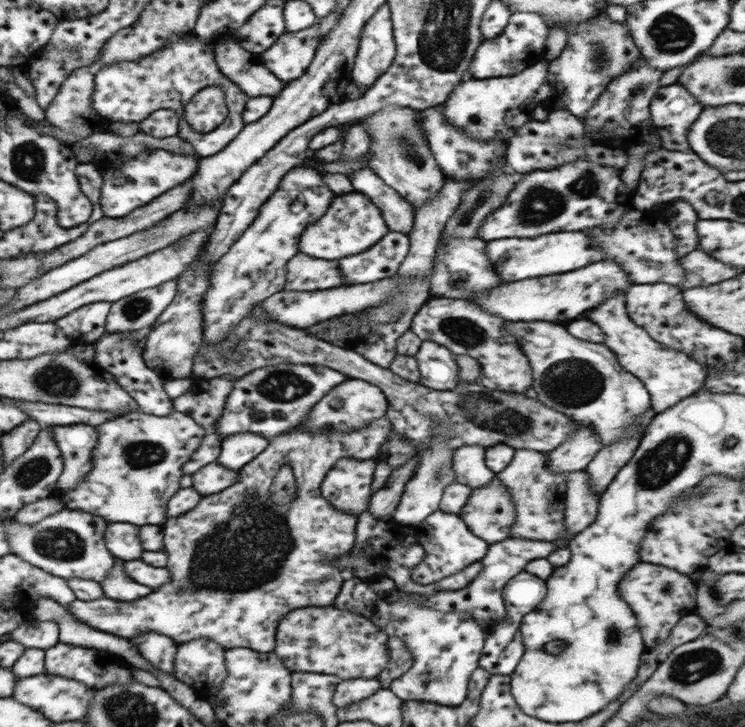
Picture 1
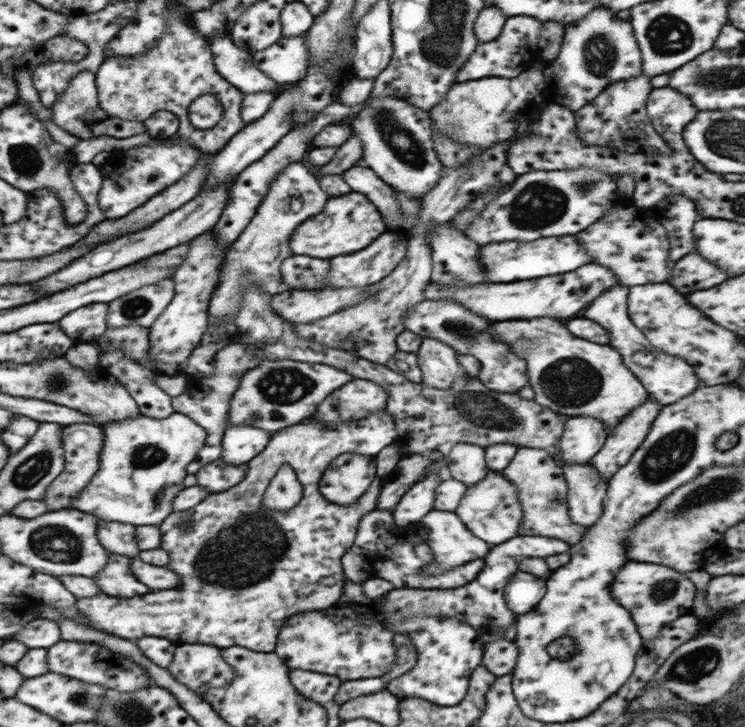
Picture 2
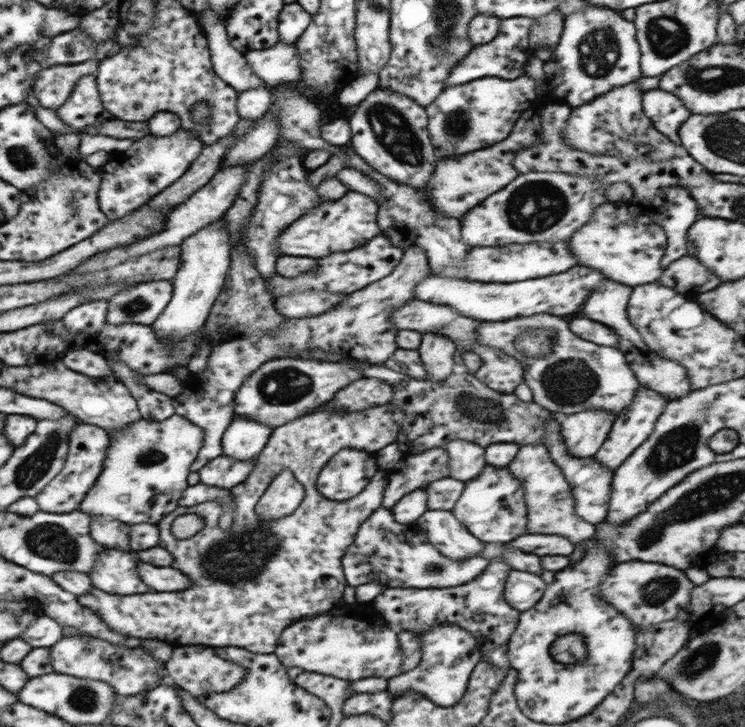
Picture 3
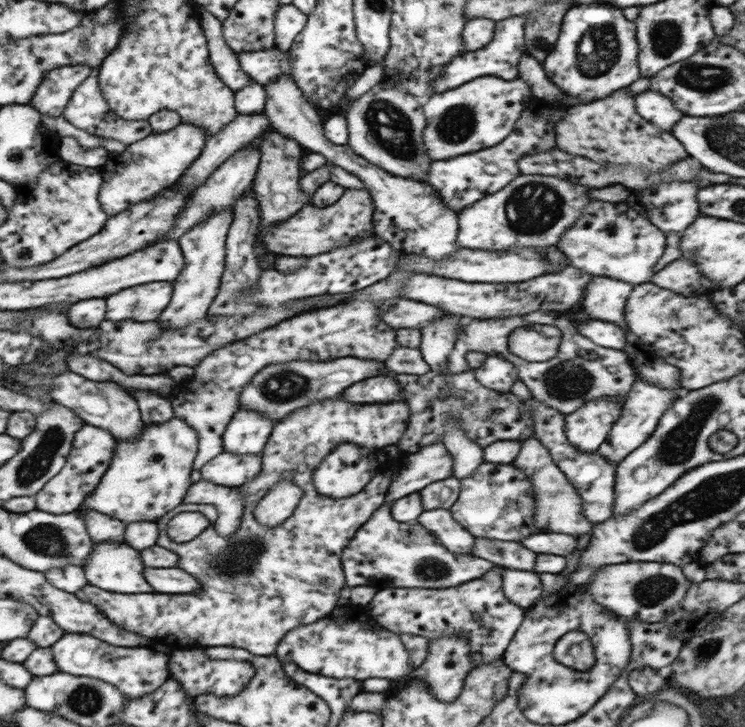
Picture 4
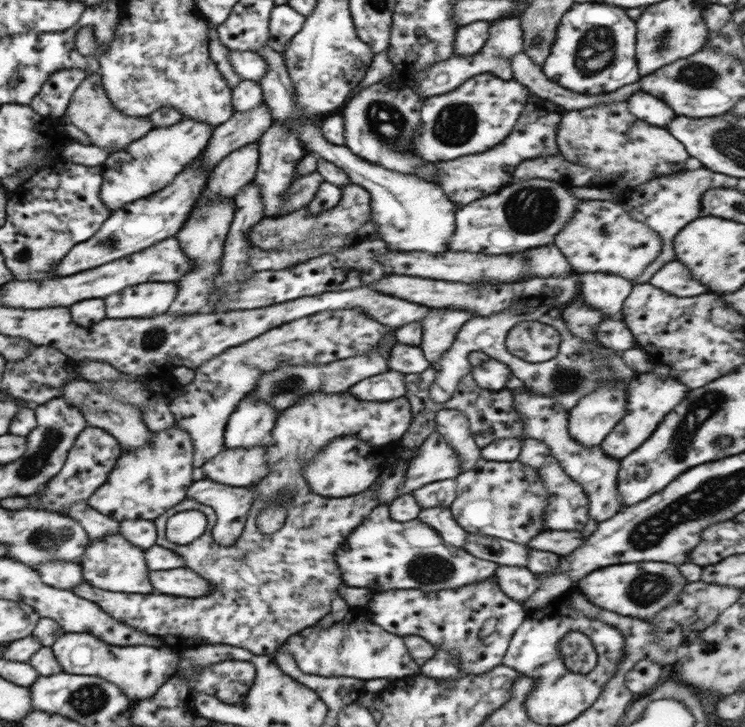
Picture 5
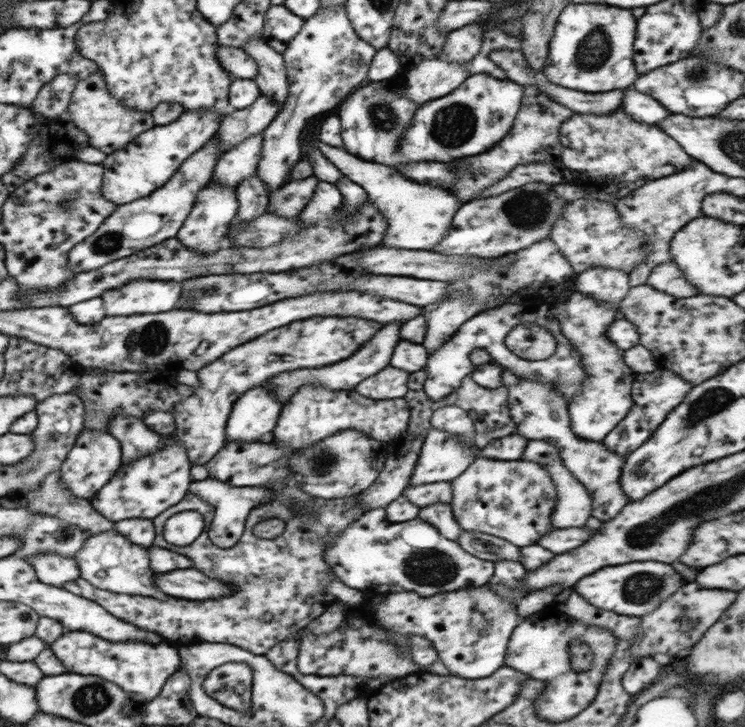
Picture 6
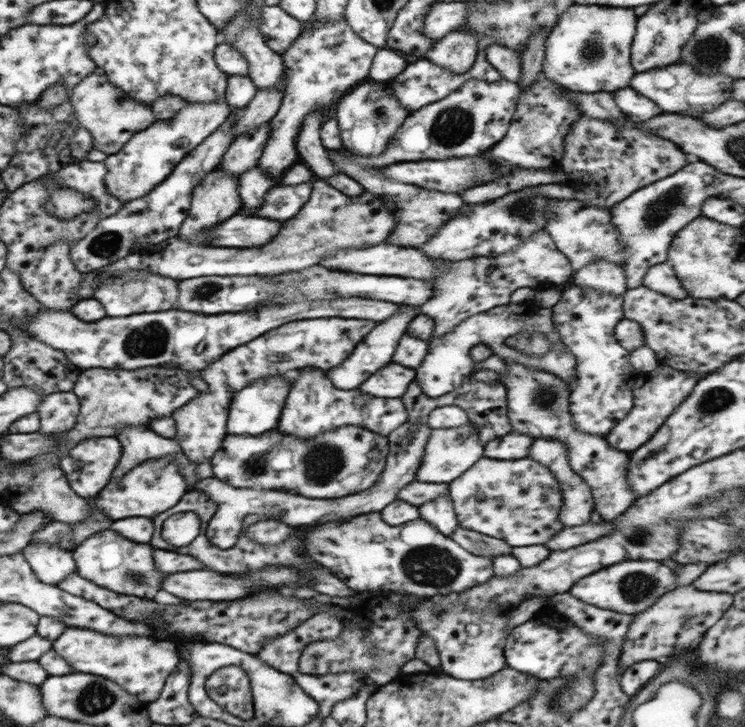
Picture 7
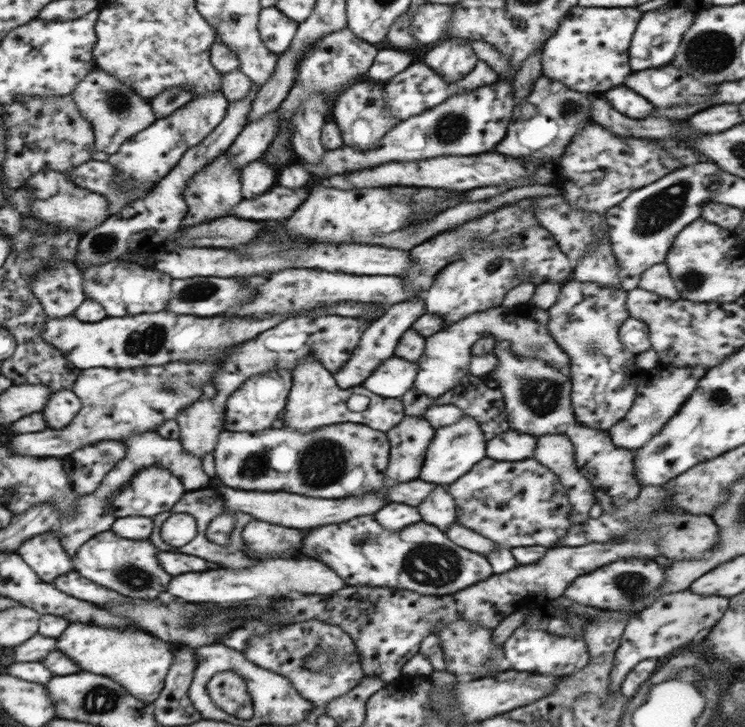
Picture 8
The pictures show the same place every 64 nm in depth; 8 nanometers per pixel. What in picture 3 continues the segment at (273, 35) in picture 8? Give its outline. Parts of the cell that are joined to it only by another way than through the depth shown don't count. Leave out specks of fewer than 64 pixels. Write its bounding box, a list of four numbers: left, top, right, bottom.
[279,3,312,44]

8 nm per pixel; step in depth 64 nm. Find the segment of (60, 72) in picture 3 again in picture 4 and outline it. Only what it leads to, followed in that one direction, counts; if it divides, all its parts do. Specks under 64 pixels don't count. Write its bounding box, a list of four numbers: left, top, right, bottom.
[32,65,95,115]

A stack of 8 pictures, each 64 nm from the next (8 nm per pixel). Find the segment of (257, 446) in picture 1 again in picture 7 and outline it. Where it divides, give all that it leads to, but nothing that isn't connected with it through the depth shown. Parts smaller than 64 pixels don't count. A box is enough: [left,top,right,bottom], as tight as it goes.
[227,375,291,437]

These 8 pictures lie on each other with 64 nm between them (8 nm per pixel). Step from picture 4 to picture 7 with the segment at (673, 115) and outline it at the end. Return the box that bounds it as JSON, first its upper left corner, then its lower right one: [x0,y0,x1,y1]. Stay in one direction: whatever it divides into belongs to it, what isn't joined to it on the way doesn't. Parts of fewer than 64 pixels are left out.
[613,88,662,122]

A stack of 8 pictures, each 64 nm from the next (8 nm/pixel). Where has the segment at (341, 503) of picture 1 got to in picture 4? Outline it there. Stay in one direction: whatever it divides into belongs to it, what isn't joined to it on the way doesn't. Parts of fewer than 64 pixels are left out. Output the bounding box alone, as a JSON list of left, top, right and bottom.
[312,442,381,499]

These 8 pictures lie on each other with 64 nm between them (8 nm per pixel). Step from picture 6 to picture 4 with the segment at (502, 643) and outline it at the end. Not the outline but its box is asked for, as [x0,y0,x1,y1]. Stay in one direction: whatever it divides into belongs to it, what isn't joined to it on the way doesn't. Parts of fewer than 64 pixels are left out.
[362,565,525,668]

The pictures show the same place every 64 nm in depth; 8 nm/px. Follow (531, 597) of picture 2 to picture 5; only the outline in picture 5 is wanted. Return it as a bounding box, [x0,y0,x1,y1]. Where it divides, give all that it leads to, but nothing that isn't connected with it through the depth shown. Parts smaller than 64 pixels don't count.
[496,565,539,603]

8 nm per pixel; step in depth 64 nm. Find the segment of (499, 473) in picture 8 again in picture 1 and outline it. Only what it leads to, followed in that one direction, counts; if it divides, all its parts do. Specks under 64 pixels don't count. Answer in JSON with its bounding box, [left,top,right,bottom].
[460,477,515,545]

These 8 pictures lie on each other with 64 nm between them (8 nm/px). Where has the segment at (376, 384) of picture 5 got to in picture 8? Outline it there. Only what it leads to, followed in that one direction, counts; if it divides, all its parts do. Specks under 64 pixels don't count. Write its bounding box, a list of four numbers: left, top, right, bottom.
[360,356,418,398]

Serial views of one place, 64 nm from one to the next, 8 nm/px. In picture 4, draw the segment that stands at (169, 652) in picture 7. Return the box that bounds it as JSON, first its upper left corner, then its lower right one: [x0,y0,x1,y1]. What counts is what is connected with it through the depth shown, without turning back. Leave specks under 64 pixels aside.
[52,634,171,699]

